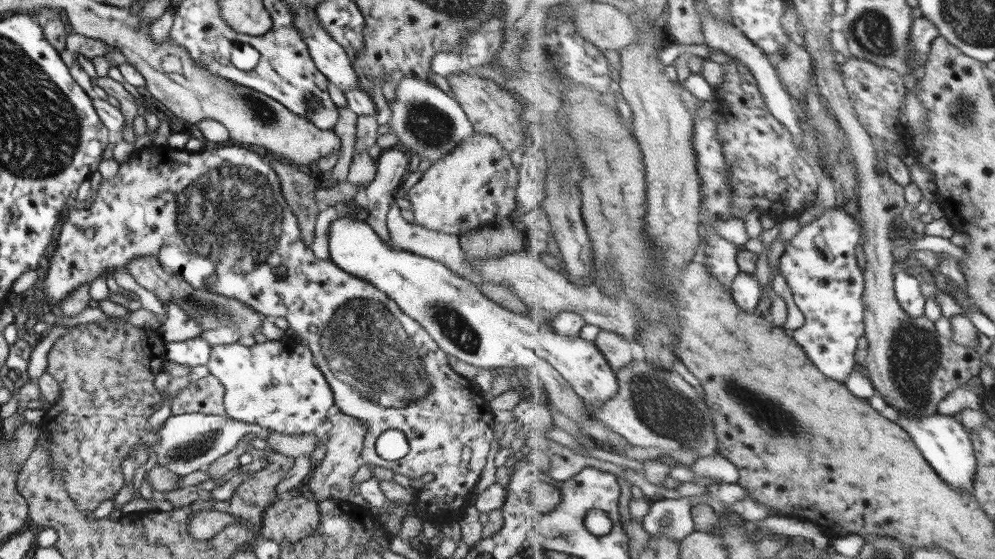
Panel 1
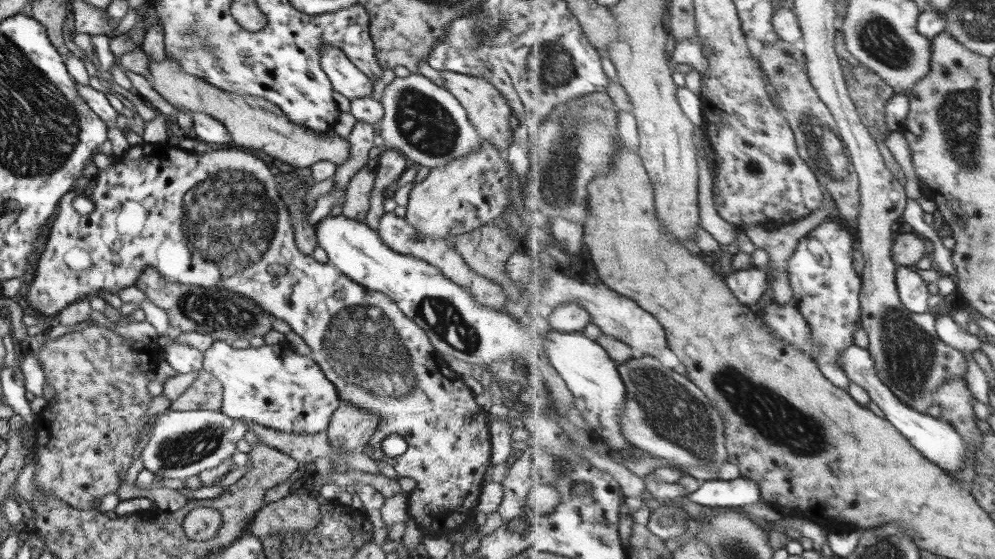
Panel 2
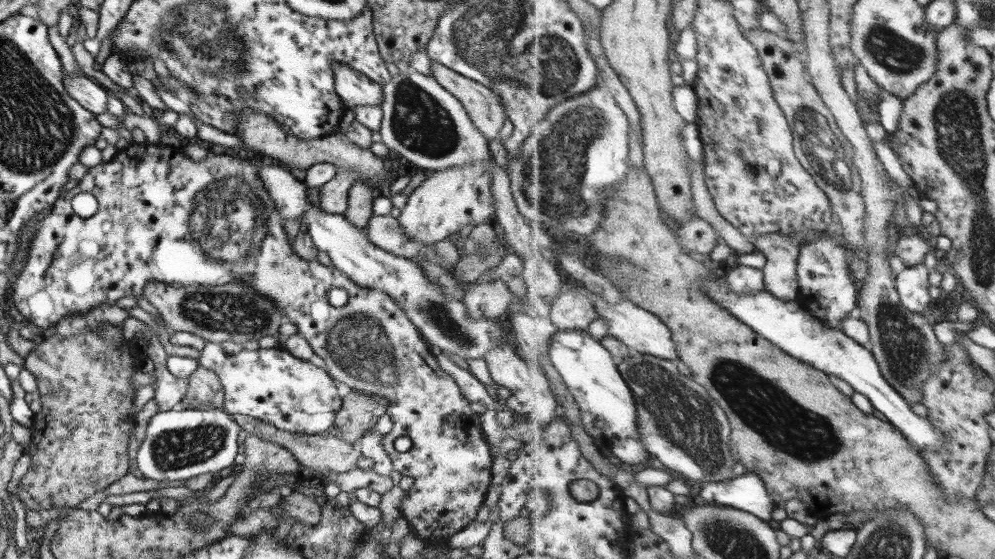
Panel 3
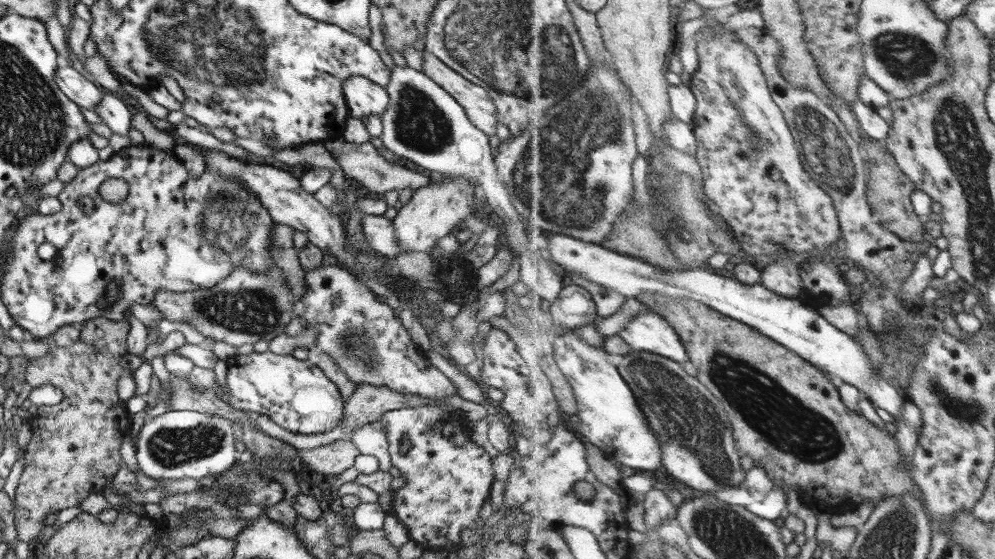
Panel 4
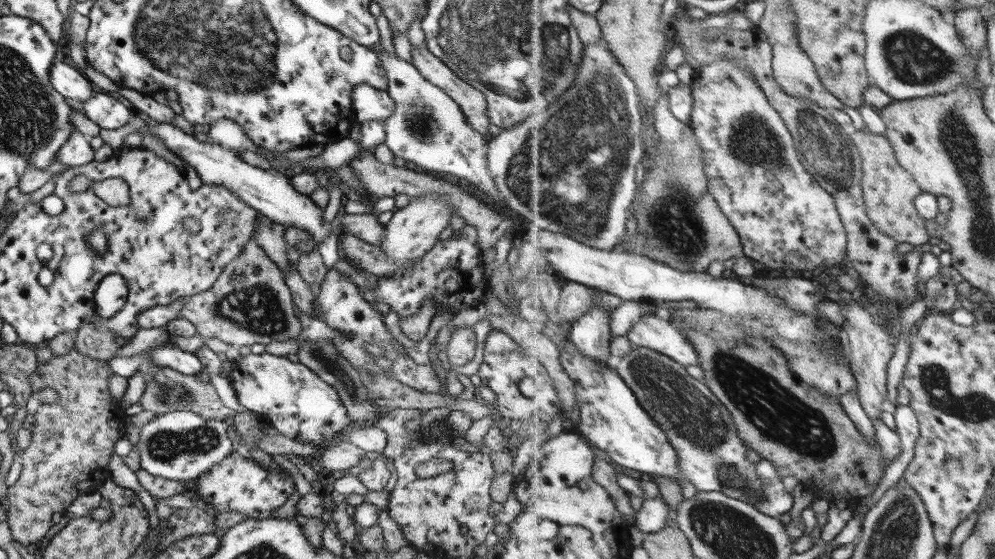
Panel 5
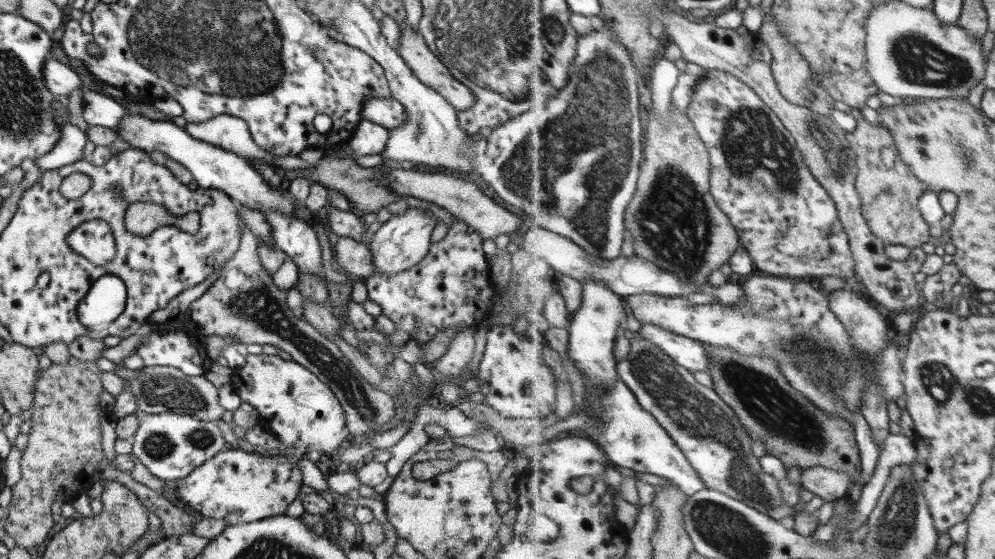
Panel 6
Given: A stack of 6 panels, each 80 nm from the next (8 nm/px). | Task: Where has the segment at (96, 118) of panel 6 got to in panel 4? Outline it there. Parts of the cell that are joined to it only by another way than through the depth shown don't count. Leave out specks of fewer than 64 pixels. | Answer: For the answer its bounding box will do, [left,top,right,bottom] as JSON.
[92,92,132,135]

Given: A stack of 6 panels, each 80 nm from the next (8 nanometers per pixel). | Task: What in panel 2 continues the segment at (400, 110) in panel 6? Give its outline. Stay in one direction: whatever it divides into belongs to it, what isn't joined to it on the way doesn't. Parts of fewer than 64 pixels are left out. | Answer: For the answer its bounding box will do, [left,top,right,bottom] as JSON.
[318,44,372,101]

